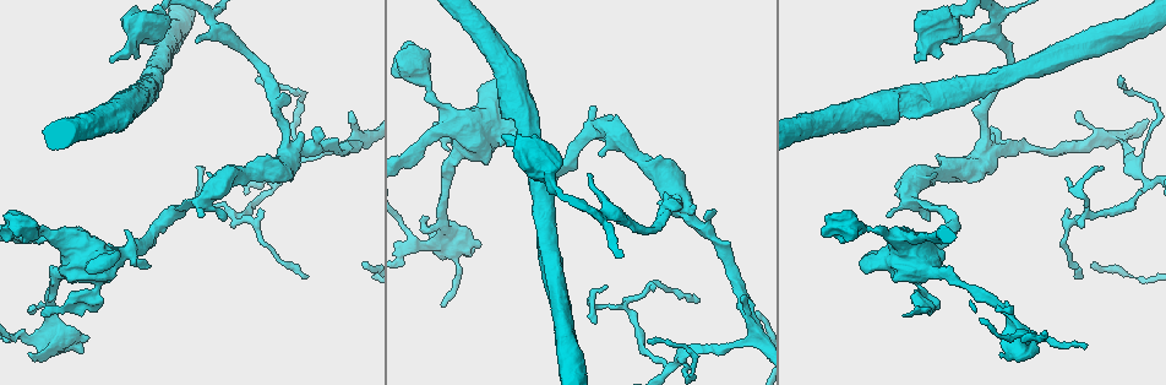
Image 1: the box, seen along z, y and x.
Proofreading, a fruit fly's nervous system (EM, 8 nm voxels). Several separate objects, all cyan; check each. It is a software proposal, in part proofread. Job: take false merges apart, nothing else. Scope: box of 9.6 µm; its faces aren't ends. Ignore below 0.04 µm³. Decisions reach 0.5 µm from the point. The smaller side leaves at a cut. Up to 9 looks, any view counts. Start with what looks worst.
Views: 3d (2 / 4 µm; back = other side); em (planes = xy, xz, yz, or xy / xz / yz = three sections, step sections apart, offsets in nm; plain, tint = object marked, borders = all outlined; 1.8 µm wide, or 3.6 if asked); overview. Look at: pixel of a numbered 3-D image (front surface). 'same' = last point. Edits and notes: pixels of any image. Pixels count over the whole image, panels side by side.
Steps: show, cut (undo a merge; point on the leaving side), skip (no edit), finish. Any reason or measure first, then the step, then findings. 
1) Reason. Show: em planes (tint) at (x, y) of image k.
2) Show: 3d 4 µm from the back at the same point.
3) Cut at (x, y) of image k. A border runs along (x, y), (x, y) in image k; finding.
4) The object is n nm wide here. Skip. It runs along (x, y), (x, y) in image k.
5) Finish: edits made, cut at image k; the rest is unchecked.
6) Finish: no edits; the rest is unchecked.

A fork. Show: 3d 4 µm at (366, 136) of image 1.

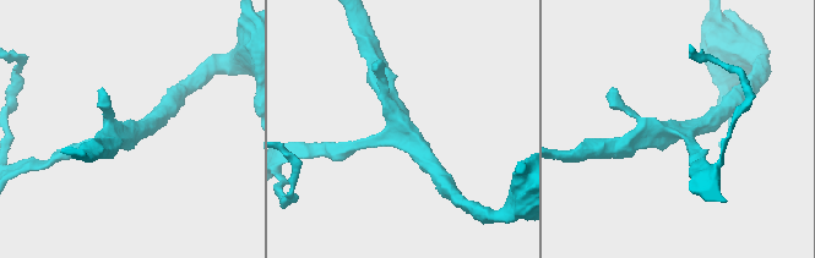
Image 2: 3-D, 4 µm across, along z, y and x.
3 arms meet here; the arms are 180, 260, 280 nm wide; shape alone is not enough. Show: em planes (tint) at (397, 126) of image 2.

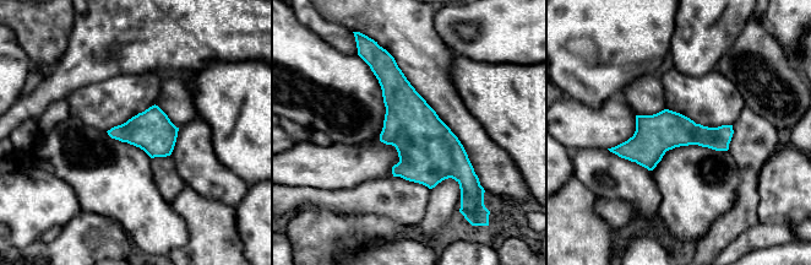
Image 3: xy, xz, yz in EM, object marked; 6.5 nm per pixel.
Skip. It runs along (729, 128), (615, 150) in image 3; continuous, no second cell.

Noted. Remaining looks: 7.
Show: em planes (tint) at (21, 334) of image 1.

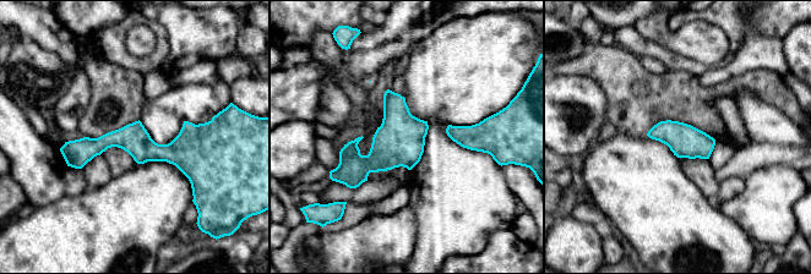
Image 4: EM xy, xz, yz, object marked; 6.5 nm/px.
Skip. It runs along (206, 131), (184, 151), (135, 141), (64, 151) in image 4; all the same cell.

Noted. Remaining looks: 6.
Thick turns thin. Show: 3d 4 µm at (124, 254) of image 1.

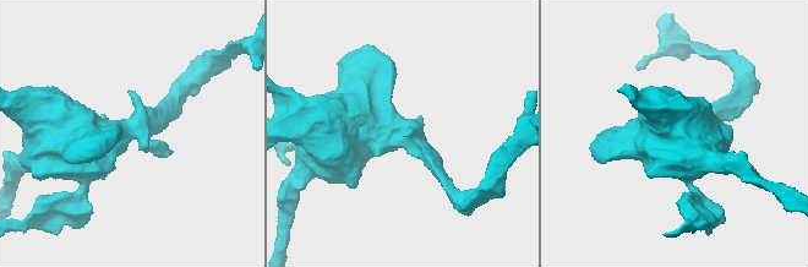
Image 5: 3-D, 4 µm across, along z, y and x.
Show: em xy step 4 (tint) at (405, 130) of image 5.

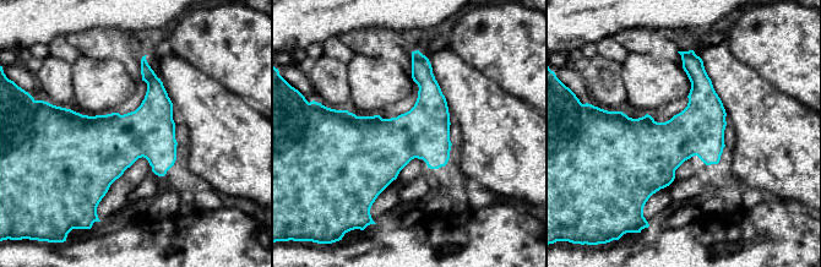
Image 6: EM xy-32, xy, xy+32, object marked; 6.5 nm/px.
The object is 340 nm wide here. Skip. Continuous, no second cell.

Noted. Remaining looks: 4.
Thick turns thin. Show: 3d 2 µm at (604, 218) of image 1.

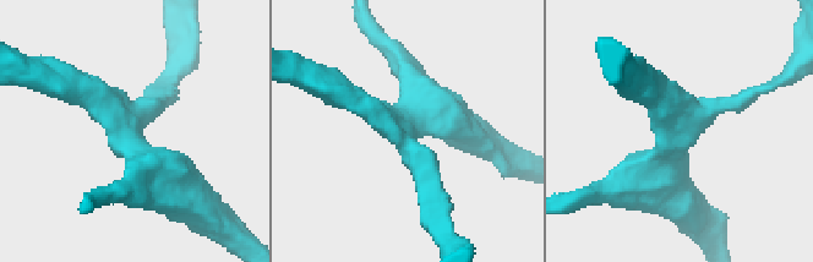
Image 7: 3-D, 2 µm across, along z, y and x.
Need the tissue. Show: em xy step 8 (tint) at (671, 145) of image 7.

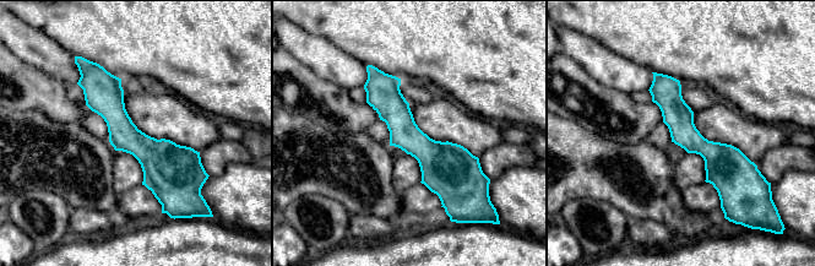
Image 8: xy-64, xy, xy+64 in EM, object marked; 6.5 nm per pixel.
Skip. It runs along (371, 75), (447, 173), (447, 200) in image 8; one cell here.

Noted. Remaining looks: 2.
Finish: no edits; the rest is unchecked.

